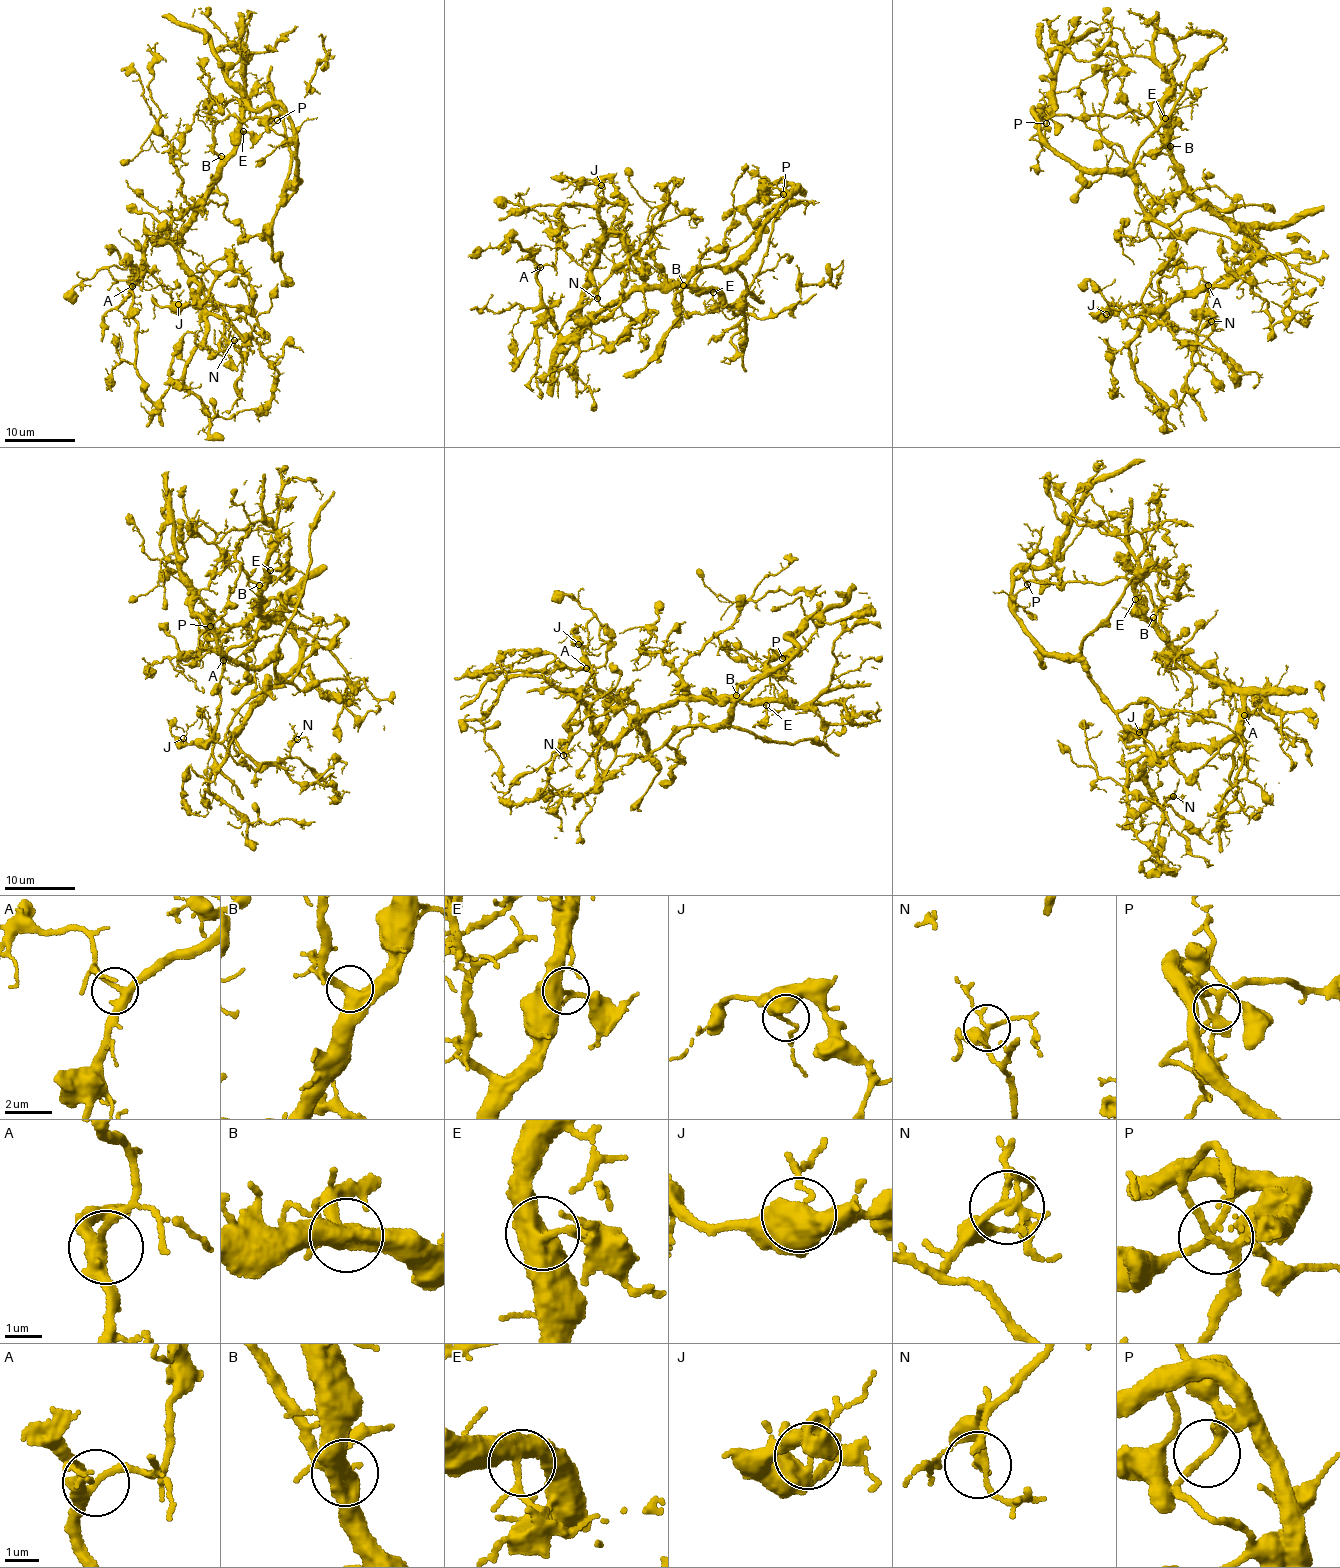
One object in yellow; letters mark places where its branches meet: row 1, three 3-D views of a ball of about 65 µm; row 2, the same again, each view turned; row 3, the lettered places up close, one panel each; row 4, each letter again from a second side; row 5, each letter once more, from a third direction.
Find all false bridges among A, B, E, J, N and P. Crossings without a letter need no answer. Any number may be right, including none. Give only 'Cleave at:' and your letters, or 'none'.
Cleave at: P

